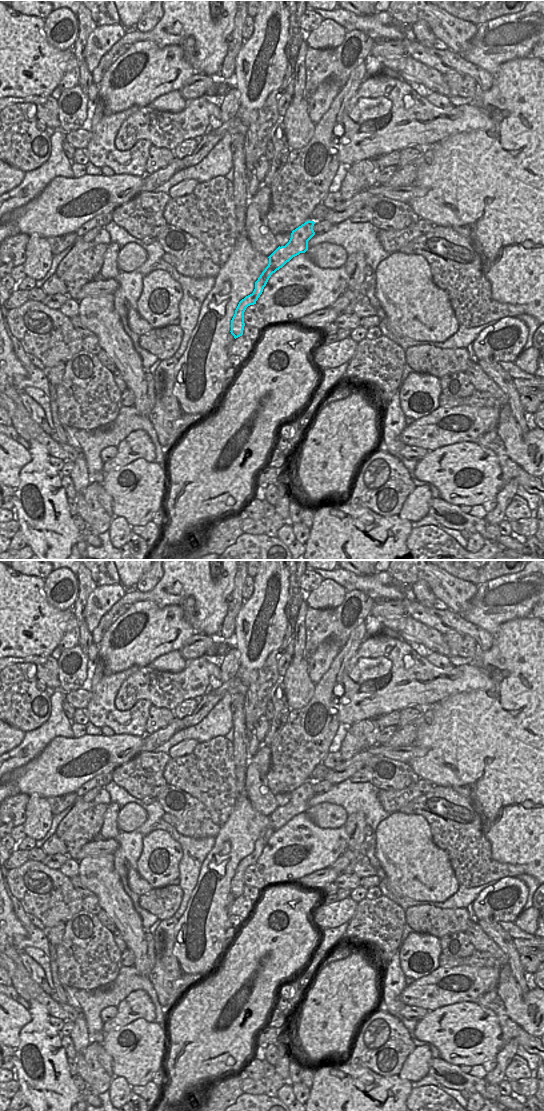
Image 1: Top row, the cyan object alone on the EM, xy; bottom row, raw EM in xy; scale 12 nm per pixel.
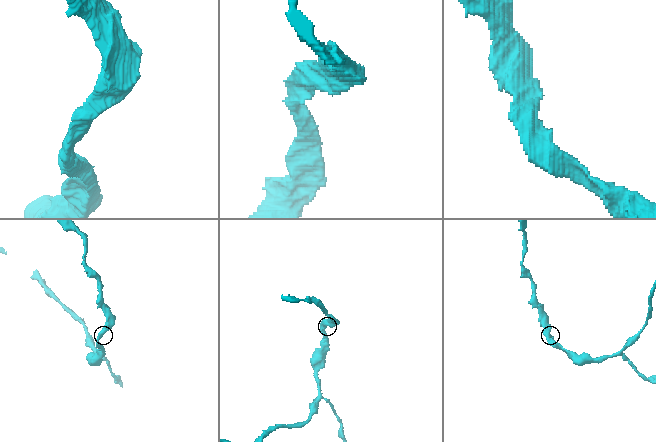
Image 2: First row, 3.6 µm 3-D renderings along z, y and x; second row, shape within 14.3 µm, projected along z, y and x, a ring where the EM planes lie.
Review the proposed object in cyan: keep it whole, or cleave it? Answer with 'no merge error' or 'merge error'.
no merge error

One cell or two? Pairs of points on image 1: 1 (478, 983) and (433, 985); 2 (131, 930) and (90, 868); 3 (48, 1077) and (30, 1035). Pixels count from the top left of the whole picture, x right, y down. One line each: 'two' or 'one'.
1: one
2: one
3: one

